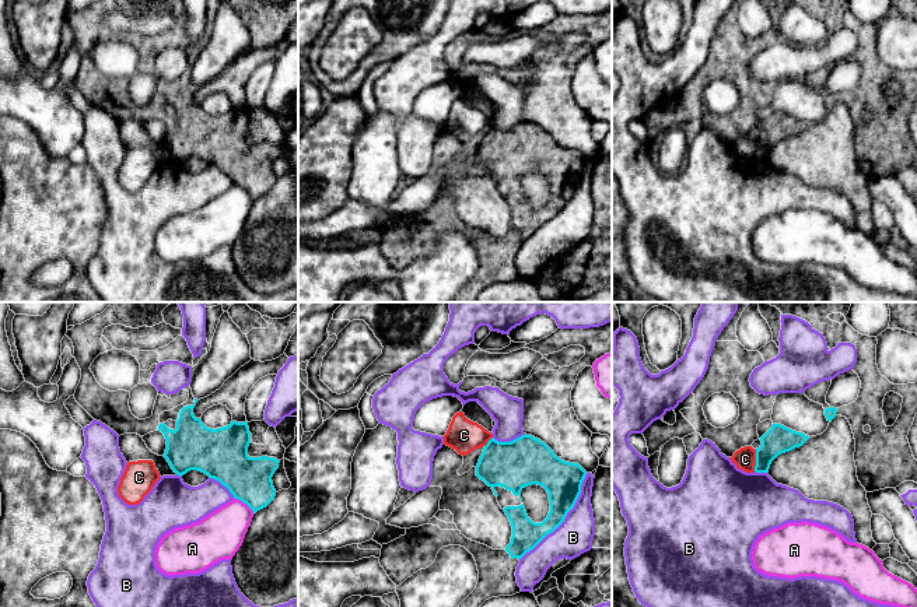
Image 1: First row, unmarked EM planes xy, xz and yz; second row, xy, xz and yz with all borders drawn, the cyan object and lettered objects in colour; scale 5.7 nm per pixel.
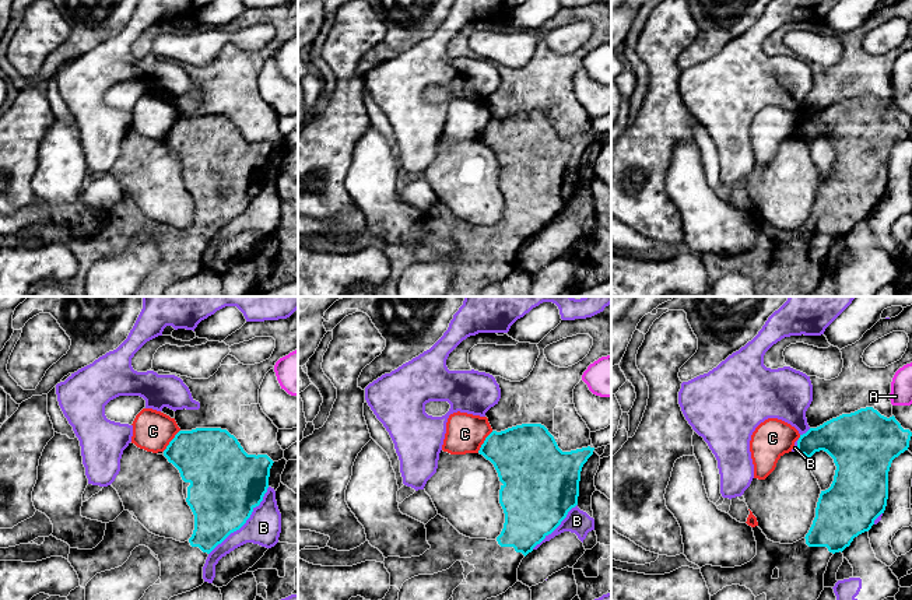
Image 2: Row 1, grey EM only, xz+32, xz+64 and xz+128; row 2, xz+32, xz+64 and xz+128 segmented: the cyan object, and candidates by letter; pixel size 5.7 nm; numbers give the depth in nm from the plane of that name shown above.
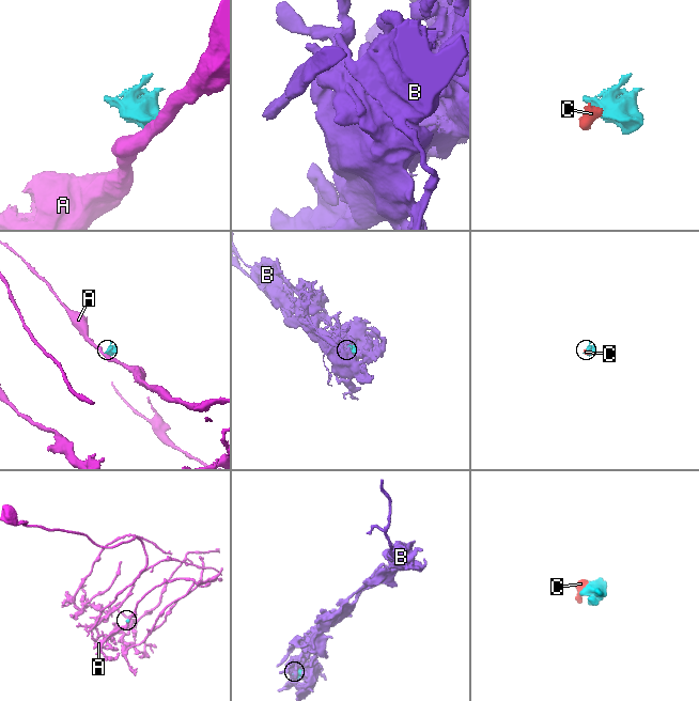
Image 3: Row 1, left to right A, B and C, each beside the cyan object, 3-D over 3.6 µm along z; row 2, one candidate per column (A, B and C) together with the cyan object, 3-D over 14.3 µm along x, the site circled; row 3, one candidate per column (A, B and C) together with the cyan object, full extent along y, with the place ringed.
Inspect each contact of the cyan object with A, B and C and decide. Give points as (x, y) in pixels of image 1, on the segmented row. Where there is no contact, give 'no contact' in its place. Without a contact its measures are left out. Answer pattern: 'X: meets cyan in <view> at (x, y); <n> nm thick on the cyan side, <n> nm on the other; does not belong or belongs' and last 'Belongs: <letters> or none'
A: meets cyan in xy at (245, 502); 260 nm thick on the cyan side, 280 nm on the other; does not belong
B: meets cyan in xz at (564, 518); 220 nm thick on the cyan side, 220 nm on the other; does not belong
C: meets cyan in yz at (756, 460); 160 nm thick on the cyan side, 130 nm on the other; does not belong
Belongs: none

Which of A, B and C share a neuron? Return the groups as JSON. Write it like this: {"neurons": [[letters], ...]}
{"neurons": [["A"], ["B"], ["C"]]}

